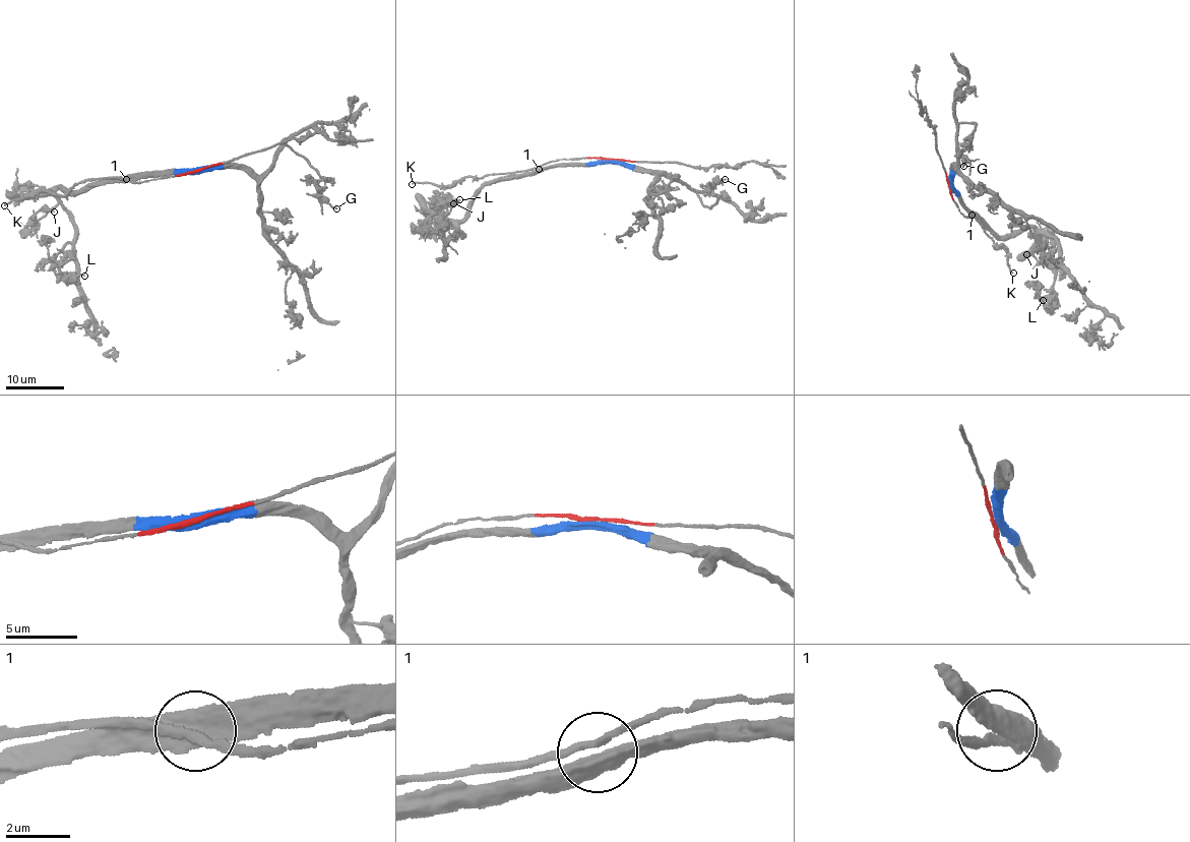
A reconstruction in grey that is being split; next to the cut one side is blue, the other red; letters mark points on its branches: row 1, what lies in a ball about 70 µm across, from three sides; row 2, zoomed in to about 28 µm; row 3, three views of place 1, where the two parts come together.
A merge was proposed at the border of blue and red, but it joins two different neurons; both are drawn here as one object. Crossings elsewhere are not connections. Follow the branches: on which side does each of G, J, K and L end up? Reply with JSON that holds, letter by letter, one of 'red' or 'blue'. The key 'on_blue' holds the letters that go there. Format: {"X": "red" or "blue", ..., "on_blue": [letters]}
{"G": "blue", "J": "blue", "K": "red", "L": "blue", "on_blue": ["G", "J", "L"]}

